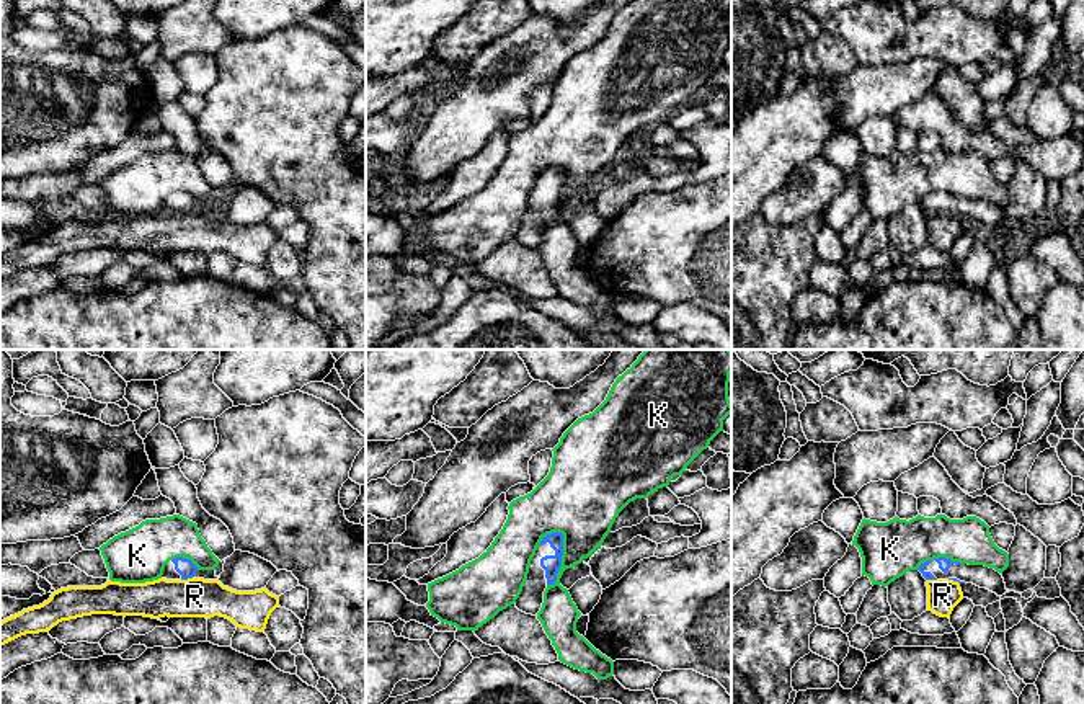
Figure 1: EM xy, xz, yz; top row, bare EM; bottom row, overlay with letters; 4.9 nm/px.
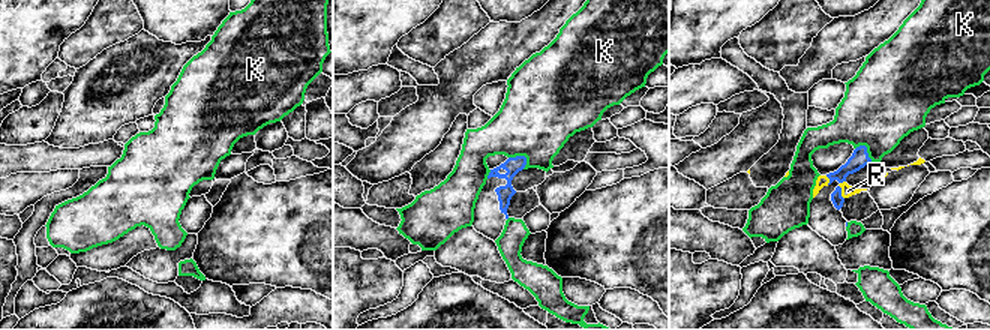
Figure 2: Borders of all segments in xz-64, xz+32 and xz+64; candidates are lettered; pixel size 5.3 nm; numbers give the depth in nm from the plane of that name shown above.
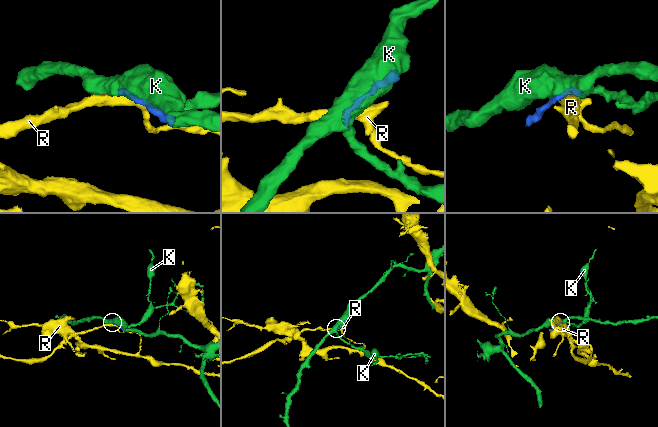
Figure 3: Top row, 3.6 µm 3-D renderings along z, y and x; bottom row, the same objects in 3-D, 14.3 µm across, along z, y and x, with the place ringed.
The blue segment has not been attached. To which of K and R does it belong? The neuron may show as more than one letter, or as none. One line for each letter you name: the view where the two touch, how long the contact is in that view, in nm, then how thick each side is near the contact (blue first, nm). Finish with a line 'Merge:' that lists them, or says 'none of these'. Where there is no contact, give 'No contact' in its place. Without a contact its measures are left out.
Merge: none of these

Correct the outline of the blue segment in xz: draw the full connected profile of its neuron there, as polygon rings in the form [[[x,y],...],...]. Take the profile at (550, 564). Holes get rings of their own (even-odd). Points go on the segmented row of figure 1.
[[[552,532],[542,537],[535,555],[531,560],[527,580],[522,586],[516,608],[526,614],[537,616],[544,603],[544,591],[557,580],[562,567],[563,534]]]

